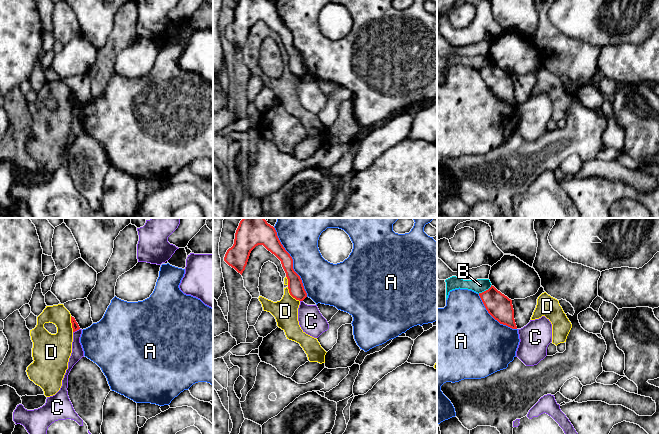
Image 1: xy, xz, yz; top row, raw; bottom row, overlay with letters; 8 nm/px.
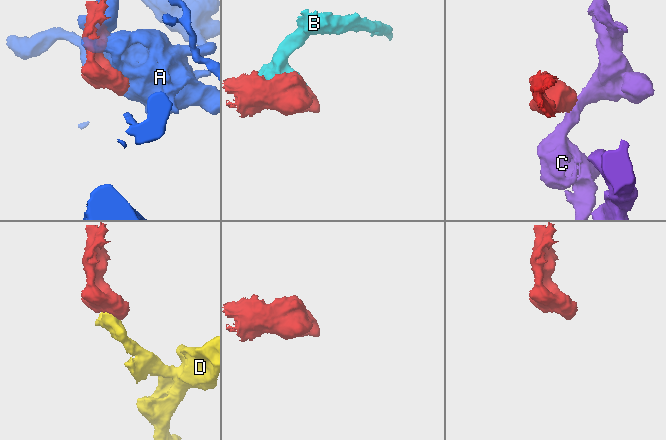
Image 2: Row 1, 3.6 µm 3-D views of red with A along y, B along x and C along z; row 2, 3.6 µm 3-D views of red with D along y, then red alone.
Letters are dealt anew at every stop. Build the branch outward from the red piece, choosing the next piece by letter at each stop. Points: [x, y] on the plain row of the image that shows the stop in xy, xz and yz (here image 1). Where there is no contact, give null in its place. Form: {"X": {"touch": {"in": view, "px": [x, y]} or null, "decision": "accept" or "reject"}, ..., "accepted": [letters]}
{"A": {"touch": {"in": "xz", "px": [292, 38]}, "decision": "reject"}, "B": {"touch": {"in": "yz", "px": [486, 66]}, "decision": "reject"}, "C": {"touch": {"in": "xy", "px": [76, 106]}, "decision": "reject"}, "D": {"touch": {"in": "xz", "px": [291, 71]}, "decision": "reject"}, "accepted": []}

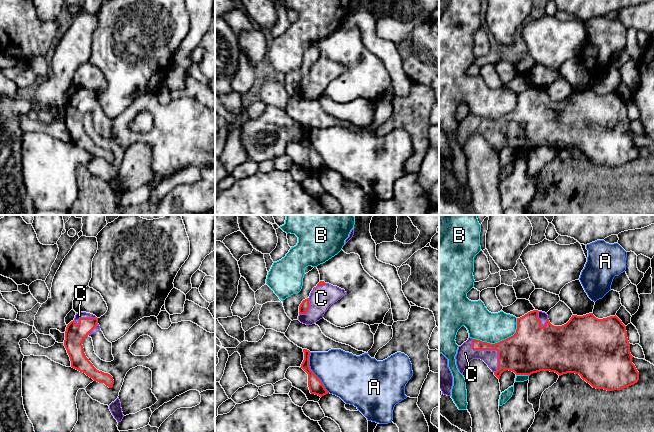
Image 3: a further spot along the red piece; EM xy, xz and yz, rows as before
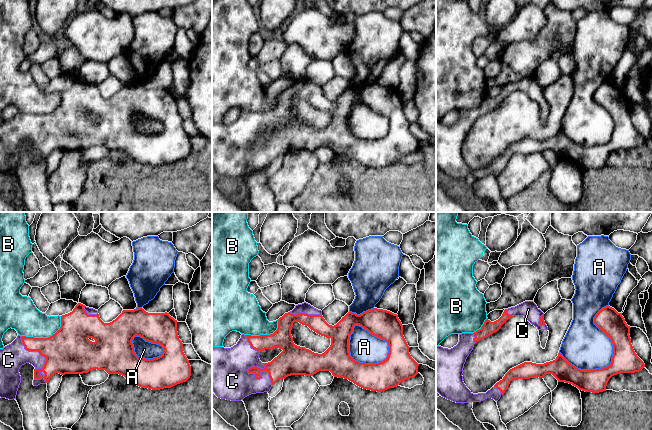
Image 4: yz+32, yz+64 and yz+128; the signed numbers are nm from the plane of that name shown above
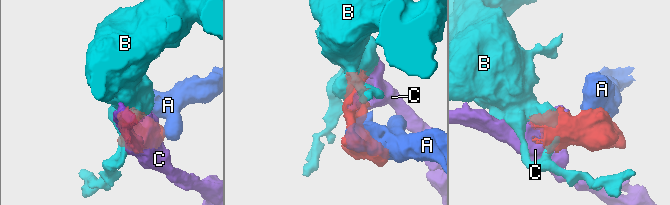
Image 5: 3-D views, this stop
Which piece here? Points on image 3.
{"A": {"touch": {"in": "xz", "px": [312, 148]}, "decision": "reject"}, "B": {"touch": {"in": "yz", "px": [502, 116]}, "decision": "reject"}, "C": {"touch": {"in": "yz", "px": [491, 125]}, "decision": "accept"}, "accepted": ["C"]}

